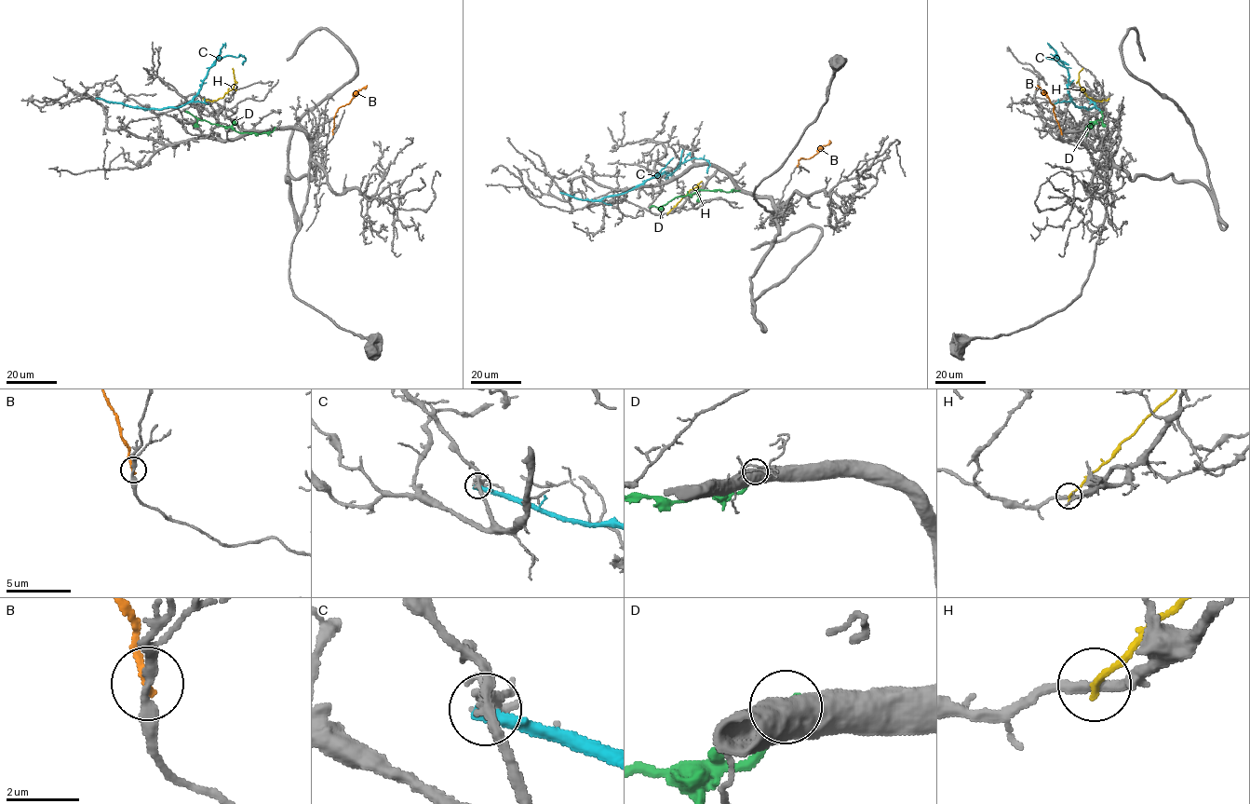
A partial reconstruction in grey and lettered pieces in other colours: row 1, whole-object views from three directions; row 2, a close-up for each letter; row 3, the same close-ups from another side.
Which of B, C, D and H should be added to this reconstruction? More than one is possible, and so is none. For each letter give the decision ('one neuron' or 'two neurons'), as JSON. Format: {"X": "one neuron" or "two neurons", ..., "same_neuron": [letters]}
{"B": "two neurons", "C": "two neurons", "D": "two neurons", "H": "two neurons", "same_neuron": []}

